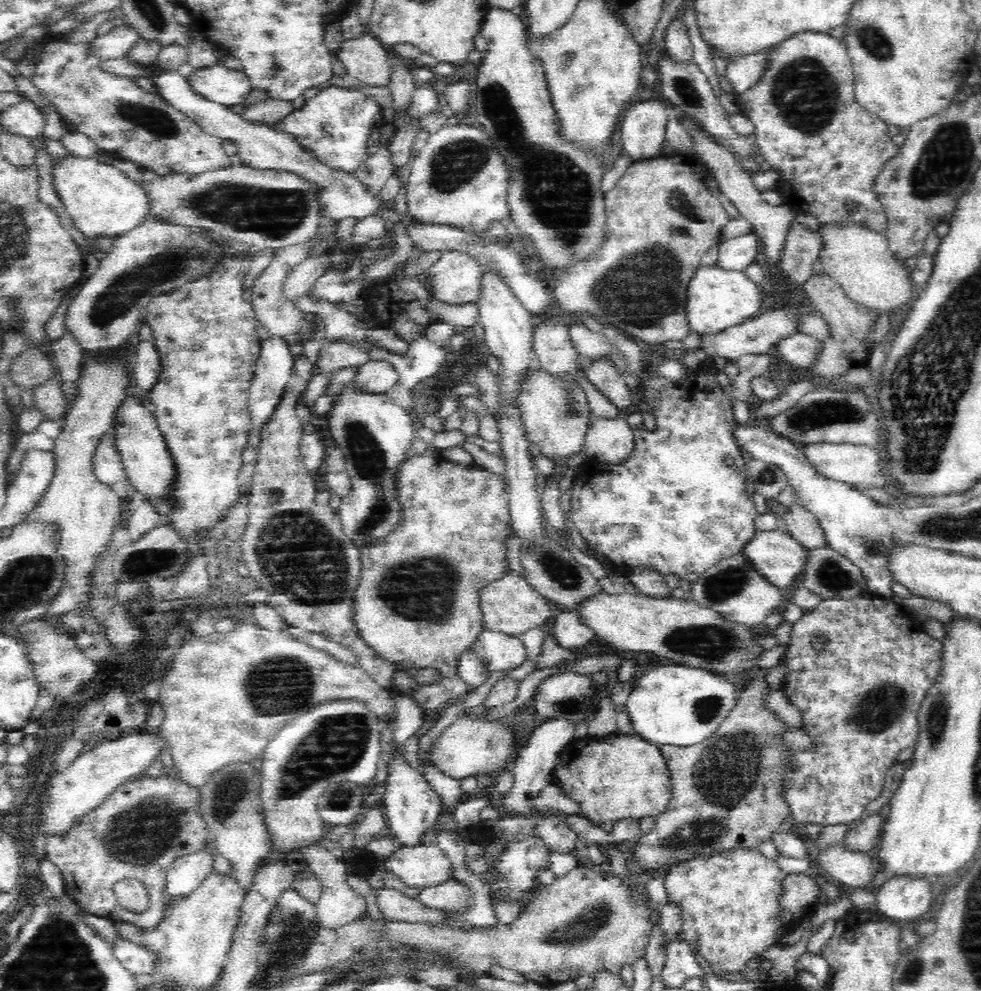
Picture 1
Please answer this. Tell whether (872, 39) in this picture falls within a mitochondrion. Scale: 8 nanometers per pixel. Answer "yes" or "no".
yes

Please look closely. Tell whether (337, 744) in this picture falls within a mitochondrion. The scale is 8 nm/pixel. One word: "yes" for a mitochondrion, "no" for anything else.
yes

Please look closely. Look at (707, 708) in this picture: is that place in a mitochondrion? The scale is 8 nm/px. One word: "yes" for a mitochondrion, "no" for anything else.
yes

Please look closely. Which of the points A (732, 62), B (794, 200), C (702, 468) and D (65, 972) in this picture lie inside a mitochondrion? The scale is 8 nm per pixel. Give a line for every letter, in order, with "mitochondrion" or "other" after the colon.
A: other
B: other
C: other
D: mitochondrion

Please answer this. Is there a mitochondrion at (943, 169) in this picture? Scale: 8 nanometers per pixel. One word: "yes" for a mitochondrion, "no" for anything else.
yes

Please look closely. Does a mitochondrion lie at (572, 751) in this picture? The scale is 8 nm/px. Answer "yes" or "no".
no

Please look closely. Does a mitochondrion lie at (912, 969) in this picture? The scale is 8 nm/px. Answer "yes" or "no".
yes

